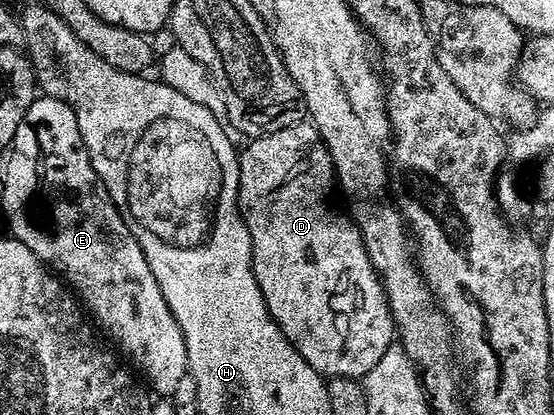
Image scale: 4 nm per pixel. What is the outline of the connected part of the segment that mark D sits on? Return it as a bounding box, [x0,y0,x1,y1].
[239,121,396,380]

